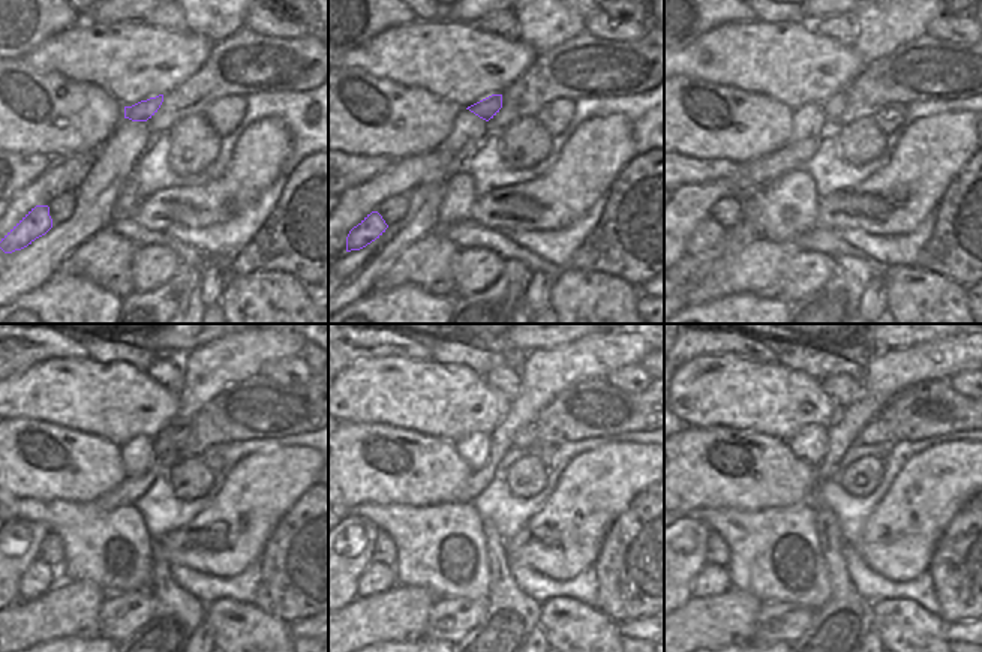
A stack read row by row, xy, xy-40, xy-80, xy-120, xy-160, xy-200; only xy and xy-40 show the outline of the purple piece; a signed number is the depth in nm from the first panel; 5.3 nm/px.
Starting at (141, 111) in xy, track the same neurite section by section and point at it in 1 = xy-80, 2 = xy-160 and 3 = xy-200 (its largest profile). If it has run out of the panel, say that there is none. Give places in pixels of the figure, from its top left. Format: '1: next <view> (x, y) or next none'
1: next xy-80 (832, 107)
2: next xy-160 (528, 436)
3: next xy-200 (877, 432)

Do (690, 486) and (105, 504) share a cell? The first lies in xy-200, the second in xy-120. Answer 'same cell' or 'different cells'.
different cells

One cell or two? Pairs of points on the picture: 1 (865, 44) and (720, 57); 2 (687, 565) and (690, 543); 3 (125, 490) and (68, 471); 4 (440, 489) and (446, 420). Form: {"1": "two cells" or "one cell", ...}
{"1": "two cells", "2": "one cell", "3": "two cells", "4": "two cells"}

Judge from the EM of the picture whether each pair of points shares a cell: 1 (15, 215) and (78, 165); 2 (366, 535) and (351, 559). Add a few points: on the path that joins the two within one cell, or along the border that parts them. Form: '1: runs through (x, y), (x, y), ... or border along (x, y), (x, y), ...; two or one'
1: runs through (30, 198), (62, 177); one
2: runs through (360, 541), (351, 553); one

